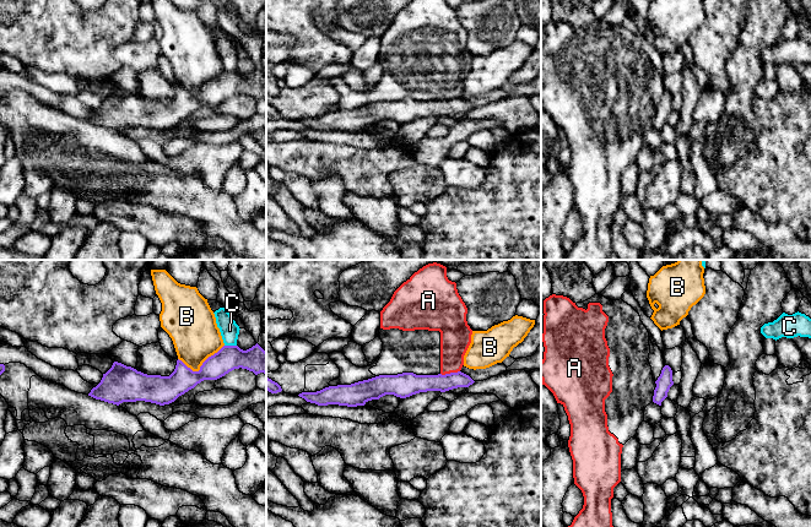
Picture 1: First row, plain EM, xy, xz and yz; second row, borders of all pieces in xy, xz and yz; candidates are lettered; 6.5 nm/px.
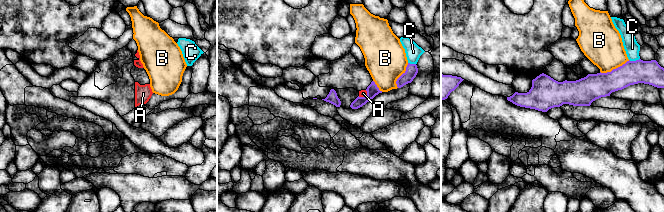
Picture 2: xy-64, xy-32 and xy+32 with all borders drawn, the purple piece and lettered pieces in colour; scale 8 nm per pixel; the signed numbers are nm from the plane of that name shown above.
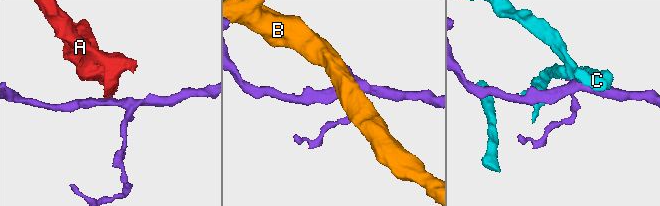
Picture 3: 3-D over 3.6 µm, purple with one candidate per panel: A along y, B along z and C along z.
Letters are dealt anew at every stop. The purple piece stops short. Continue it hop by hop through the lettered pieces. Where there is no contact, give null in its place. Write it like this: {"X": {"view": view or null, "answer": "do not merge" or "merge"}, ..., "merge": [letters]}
{"A": {"view": "xz", "answer": "do not merge"}, "B": {"view": "xy", "answer": "do not merge"}, "C": {"view": "xy", "answer": "do not merge"}, "merge": []}

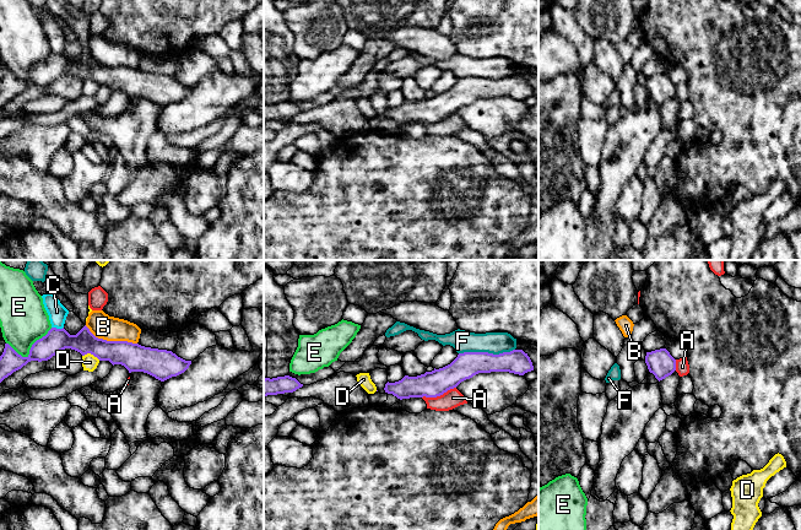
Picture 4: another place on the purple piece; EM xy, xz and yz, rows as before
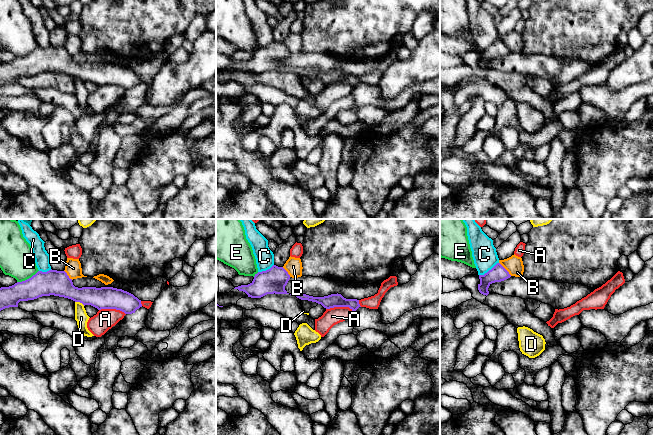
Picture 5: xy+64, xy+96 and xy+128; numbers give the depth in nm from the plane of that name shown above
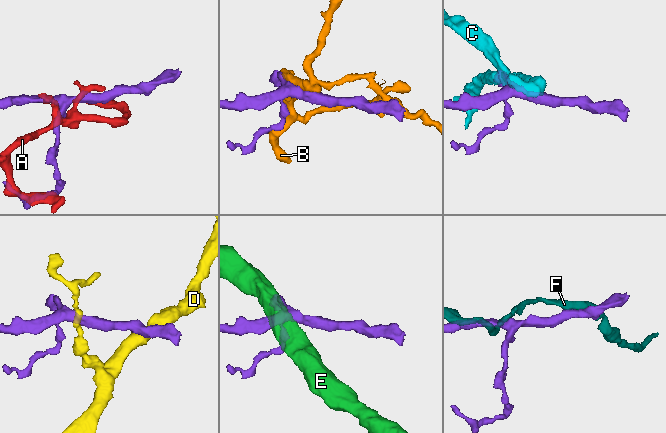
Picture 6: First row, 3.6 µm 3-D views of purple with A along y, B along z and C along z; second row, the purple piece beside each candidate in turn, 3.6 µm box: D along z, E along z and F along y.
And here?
{"A": {"view": "xz", "answer": "do not merge"}, "B": {"view": "xy", "answer": "do not merge"}, "C": {"view": "xy", "answer": "do not merge"}, "D": {"view": "xy", "answer": "do not merge"}, "E": {"view": "xy", "answer": "do not merge"}, "F": {"view": "xz", "answer": "do not merge"}, "merge": []}

